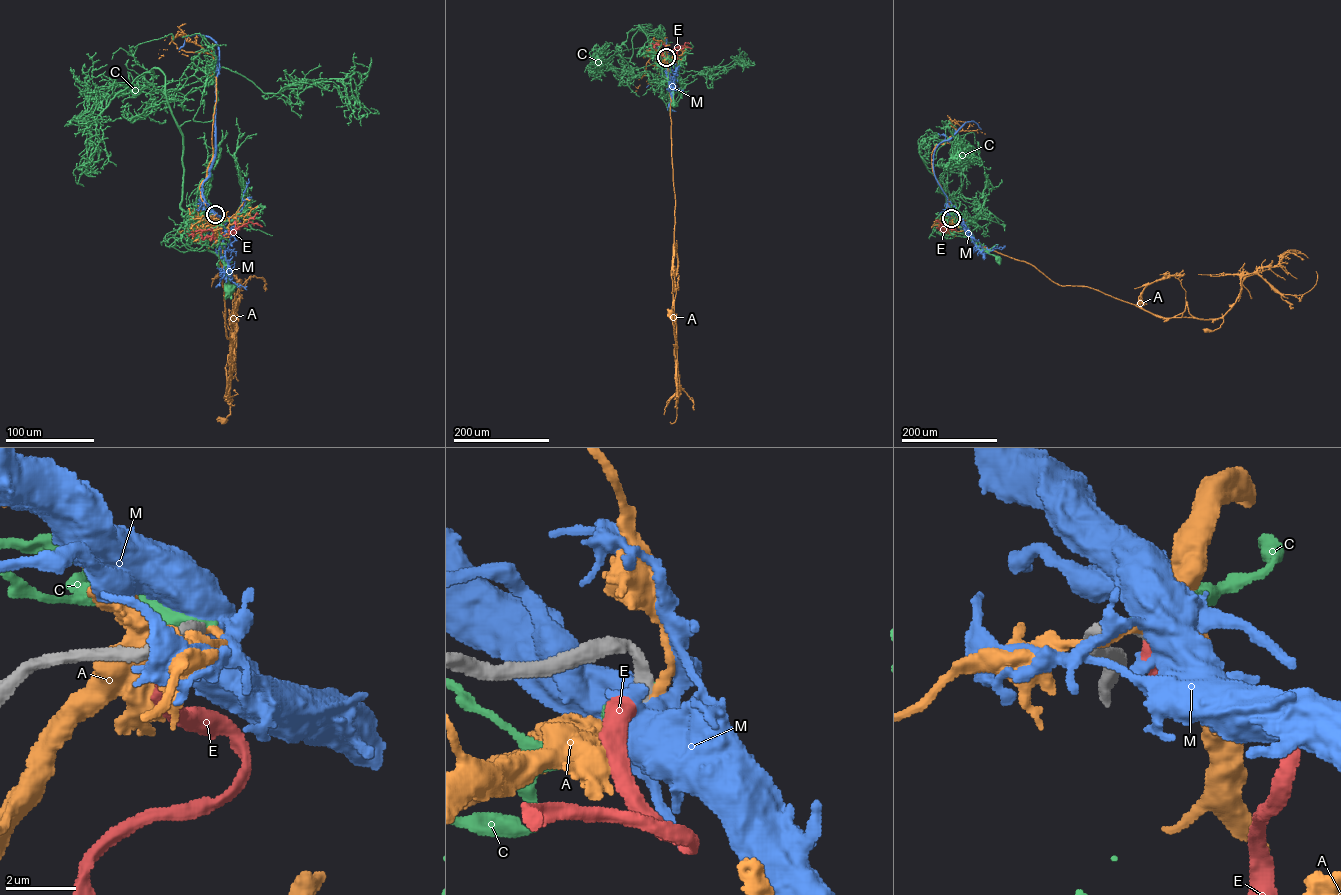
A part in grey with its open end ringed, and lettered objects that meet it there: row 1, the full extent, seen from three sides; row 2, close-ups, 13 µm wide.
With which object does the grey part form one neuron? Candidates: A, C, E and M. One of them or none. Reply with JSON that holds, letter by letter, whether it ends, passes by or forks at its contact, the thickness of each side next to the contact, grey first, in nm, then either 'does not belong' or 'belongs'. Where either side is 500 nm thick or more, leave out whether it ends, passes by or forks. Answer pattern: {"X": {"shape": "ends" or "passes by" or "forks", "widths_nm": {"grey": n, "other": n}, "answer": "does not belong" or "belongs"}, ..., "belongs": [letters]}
{"A": {"shape": "passes by", "widths_nm": {"grey": 420, "other": 240}, "answer": "does not belong"}, "C": {"shape": "passes by", "widths_nm": {"grey": 440, "other": 320}, "answer": "does not belong"}, "E": {"widths_nm": {"grey": 360, "other": 550}, "answer": "belongs"}, "M": {"widths_nm": {"grey": 400, "other": 550}, "answer": "does not belong"}, "belongs": ["E"]}

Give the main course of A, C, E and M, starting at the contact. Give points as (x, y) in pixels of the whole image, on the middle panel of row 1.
A: (666, 57), (662, 60), (671, 100), (675, 203), (674, 329), (670, 311)
C: (666, 57), (656, 59), (662, 75), (673, 86), (673, 103)
E: (666, 57), (670, 62), (677, 59), (674, 49), (676, 47), (692, 49)
M: (666, 57), (659, 53), (665, 48), (666, 39), (668, 65), (646, 87)

